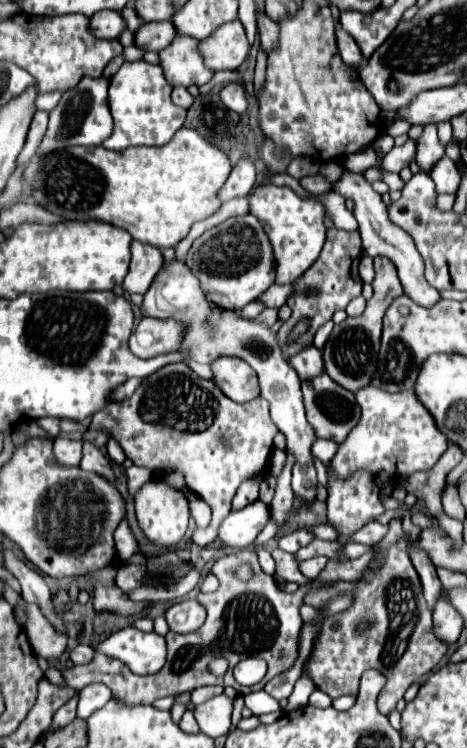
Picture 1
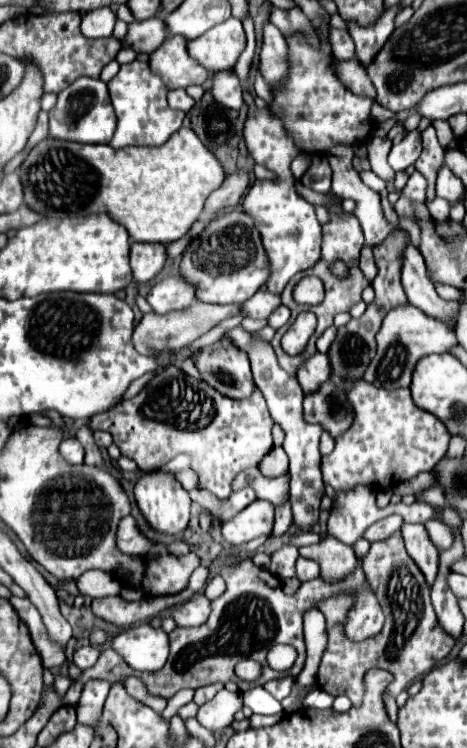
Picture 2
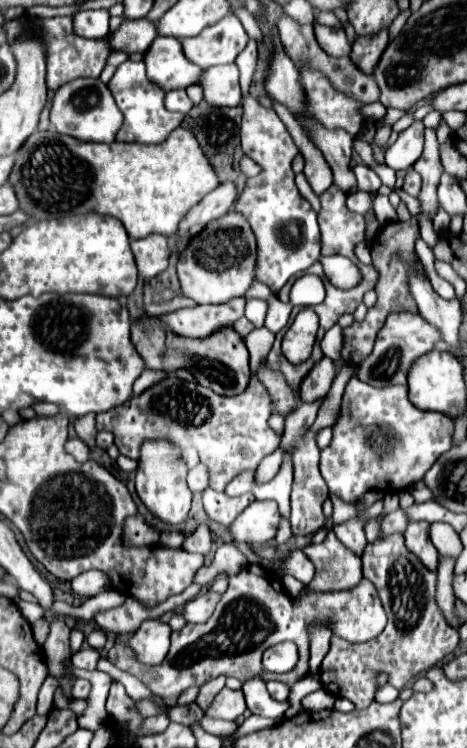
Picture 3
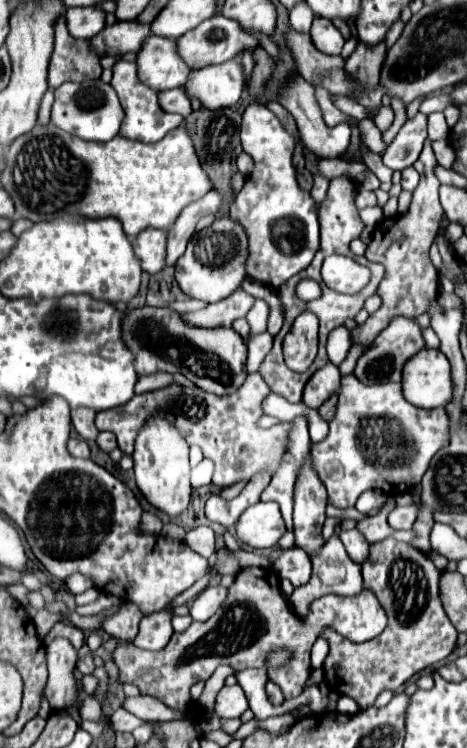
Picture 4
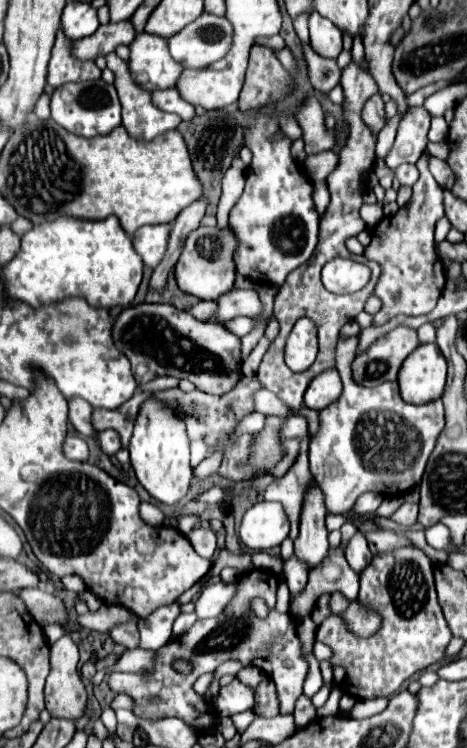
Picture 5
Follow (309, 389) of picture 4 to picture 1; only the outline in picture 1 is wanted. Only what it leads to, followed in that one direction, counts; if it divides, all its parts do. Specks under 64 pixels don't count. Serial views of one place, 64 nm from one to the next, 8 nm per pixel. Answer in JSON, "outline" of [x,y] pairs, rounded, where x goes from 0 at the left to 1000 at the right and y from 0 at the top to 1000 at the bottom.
{"outline":[[[655,463],[647,471],[625,476],[621,489],[638,497],[638,503],[647,508],[651,505],[668,505],[668,503],[677,503],[677,500],[685,500],[694,495],[690,471],[677,463]]]}

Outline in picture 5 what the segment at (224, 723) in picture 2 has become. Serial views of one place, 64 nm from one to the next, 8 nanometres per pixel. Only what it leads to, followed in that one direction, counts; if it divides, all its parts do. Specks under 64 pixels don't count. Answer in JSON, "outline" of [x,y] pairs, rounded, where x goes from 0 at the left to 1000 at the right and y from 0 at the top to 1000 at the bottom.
{"outline":[[[501,906],[497,914],[480,917],[458,939],[467,957],[501,957],[510,952],[535,949],[540,944],[544,944],[540,922],[527,920],[510,906]]]}

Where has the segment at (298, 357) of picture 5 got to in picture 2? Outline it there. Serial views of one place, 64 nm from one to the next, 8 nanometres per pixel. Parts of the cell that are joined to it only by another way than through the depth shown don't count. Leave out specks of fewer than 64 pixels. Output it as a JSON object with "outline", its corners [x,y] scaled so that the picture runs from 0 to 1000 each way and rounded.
{"outline":[[[642,417],[630,433],[617,439],[617,444],[604,452],[604,465],[617,473],[642,473],[668,449],[677,439],[677,422],[668,417]]]}

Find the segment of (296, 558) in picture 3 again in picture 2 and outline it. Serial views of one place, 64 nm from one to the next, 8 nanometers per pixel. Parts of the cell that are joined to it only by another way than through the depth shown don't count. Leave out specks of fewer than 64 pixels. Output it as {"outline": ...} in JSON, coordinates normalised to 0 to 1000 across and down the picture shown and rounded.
{"outline":[[[638,746],[634,751],[634,767],[638,773],[651,778],[651,775],[668,775],[685,767],[685,757],[672,751],[672,749],[655,749],[655,746]]]}

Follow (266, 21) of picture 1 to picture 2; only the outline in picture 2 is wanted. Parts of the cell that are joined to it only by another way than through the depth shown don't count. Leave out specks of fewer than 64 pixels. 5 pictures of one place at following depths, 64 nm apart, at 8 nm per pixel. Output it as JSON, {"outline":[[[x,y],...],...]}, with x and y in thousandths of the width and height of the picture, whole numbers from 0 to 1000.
{"outline":[[[565,29],[565,45],[561,45],[561,67],[557,67],[557,94],[565,107],[578,112],[591,112],[595,107],[608,107],[617,86],[612,78],[612,53],[604,43],[578,32]]]}

